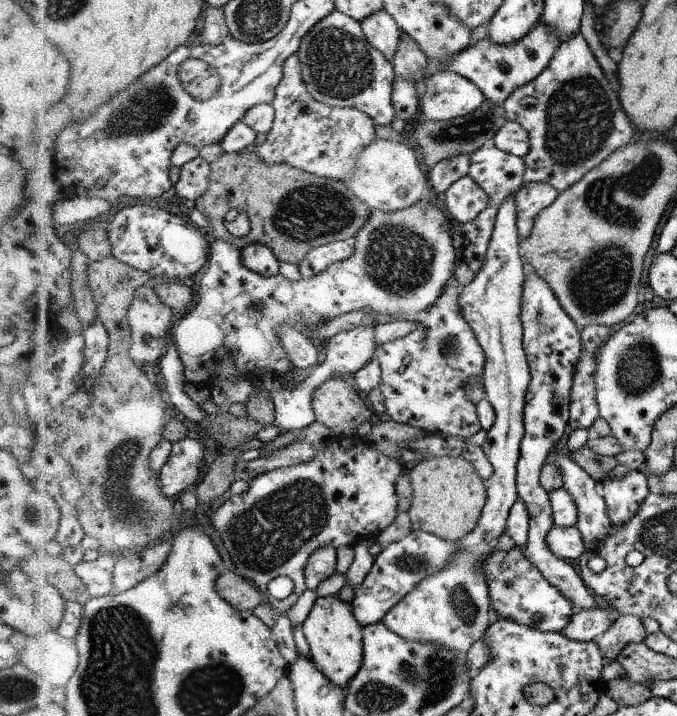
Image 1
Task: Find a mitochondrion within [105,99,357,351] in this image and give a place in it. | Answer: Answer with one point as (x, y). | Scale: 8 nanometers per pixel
(259, 305)

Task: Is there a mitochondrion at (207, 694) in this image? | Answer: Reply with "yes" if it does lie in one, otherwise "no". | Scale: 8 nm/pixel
yes

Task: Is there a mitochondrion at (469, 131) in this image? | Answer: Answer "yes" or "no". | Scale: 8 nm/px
yes

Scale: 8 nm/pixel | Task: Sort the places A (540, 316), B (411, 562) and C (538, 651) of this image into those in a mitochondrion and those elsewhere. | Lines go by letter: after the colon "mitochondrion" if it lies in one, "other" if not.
A: mitochondrion
B: mitochondrion
C: other

